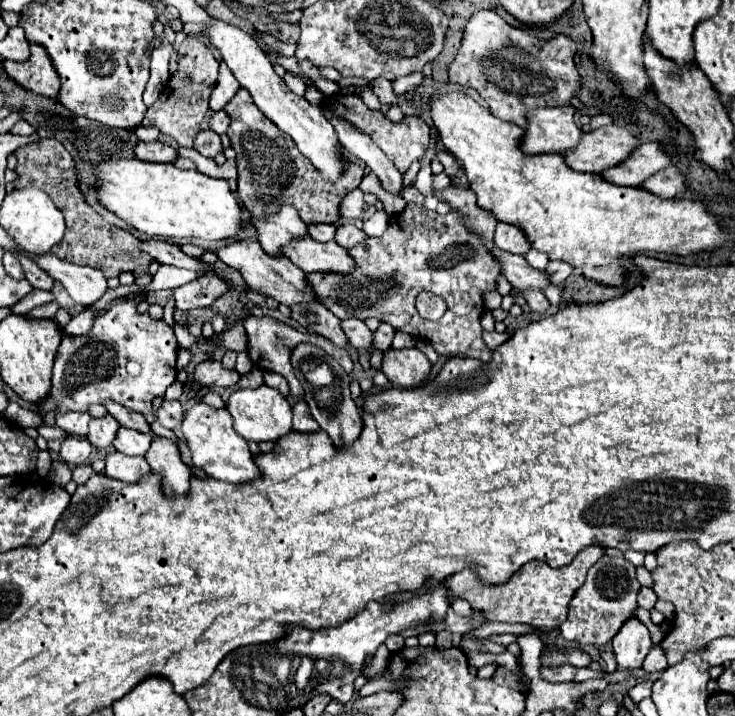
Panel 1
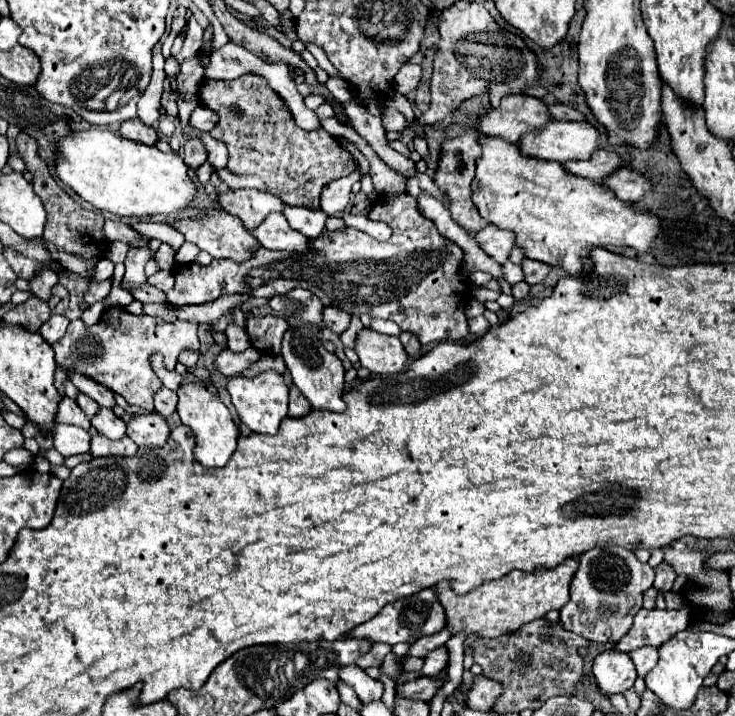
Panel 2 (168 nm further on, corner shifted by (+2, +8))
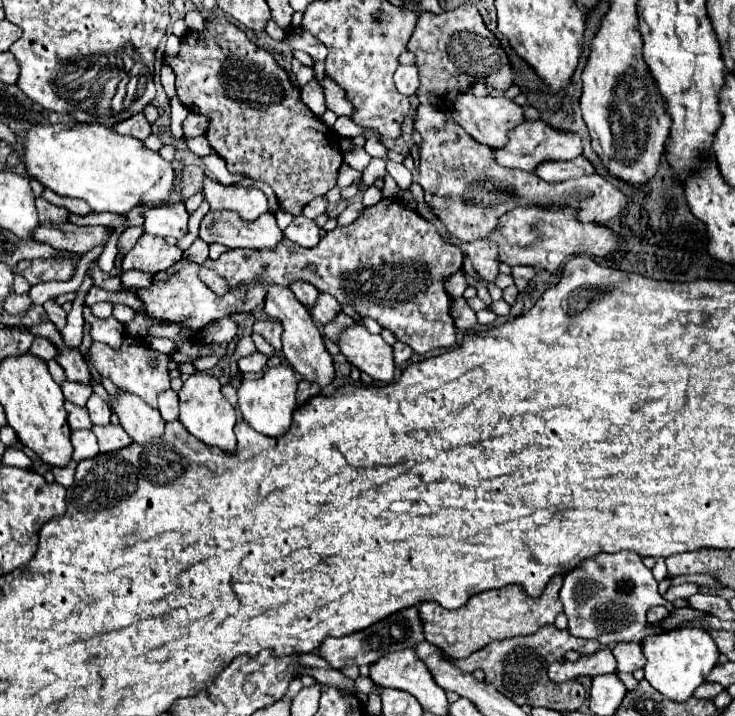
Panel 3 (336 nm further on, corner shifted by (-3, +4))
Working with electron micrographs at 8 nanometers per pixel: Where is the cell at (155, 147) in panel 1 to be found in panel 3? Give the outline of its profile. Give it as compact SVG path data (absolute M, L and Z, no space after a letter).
M137 113L135 117L129 117L127 121L121 121L119 125L113 127L119 135L131 135L131 137L137 137L137 139L147 139L151 135L151 125L147 123L145 115L143 113Z

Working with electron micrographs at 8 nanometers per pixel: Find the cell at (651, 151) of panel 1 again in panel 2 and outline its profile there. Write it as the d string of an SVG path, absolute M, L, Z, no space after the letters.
M598 149L588 161L568 161L566 169L574 171L578 177L586 177L586 179L606 179L608 173L618 171L622 165L622 157L614 151L606 151L606 149Z

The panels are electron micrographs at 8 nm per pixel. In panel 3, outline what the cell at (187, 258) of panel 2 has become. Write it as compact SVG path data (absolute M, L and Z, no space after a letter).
M197 239L197 241L183 253L183 257L189 259L189 261L195 261L195 263L199 263L199 265L203 265L205 259L207 259L207 253L209 253L209 245L203 243L201 239Z

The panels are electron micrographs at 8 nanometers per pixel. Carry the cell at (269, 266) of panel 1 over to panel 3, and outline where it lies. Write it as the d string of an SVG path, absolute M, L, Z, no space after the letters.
M169 201L159 209L145 209L145 231L151 235L181 239L187 233L189 213L183 201Z

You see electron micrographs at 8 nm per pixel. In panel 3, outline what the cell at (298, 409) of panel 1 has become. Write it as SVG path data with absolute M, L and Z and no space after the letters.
M299 381L299 389L297 389L297 405L303 405L305 401L309 401L311 397L319 395L321 389L315 383L309 381Z

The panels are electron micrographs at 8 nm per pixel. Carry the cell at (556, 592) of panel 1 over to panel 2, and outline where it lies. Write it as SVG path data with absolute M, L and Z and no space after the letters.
M568 557L552 569L536 567L534 571L512 571L496 581L482 583L466 595L454 593L450 581L440 581L436 585L436 597L446 609L446 619L452 633L466 631L468 635L480 633L482 637L498 637L518 631L522 625L544 617L552 609L562 609L570 597L570 577L574 577L576 571L578 559Z

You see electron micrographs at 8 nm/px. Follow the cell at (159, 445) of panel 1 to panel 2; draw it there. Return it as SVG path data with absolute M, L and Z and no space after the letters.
M138 415L128 421L128 435L140 447L162 447L170 427L162 415Z

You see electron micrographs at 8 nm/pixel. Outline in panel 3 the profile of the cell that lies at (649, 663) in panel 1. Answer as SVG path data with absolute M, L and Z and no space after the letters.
M639 643L615 645L611 651L615 653L617 671L621 671L621 673L633 673L635 669L641 669L645 665L645 657L643 657Z

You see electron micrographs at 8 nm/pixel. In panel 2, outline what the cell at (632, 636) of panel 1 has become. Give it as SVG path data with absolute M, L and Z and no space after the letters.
M614 647L600 653L594 659L592 673L604 695L624 693L636 681L636 669L634 669L634 663L630 661L630 655Z

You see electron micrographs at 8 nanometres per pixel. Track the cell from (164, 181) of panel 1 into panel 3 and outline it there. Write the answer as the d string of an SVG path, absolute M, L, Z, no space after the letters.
M35 123L31 129L25 131L23 165L27 173L33 179L37 179L45 189L51 189L61 197L85 199L97 213L109 211L123 215L129 209L137 207L137 203L143 207L167 203L169 189L175 181L175 171L171 163L161 159L159 153L147 149L139 139L119 135L113 129L99 123L77 123L71 127L63 123Z

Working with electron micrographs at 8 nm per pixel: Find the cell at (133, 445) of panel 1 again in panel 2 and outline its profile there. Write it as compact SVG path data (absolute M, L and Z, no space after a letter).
M100 407L98 415L92 419L92 425L96 427L98 433L106 435L108 439L122 439L126 435L126 421L122 421L120 417L114 415L114 411Z

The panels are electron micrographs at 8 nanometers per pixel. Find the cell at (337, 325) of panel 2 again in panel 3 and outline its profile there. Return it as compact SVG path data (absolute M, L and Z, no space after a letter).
M319 293L319 299L315 301L315 305L311 309L311 317L325 325L325 323L333 321L339 311L341 311L341 307L335 297L331 297L329 293Z

